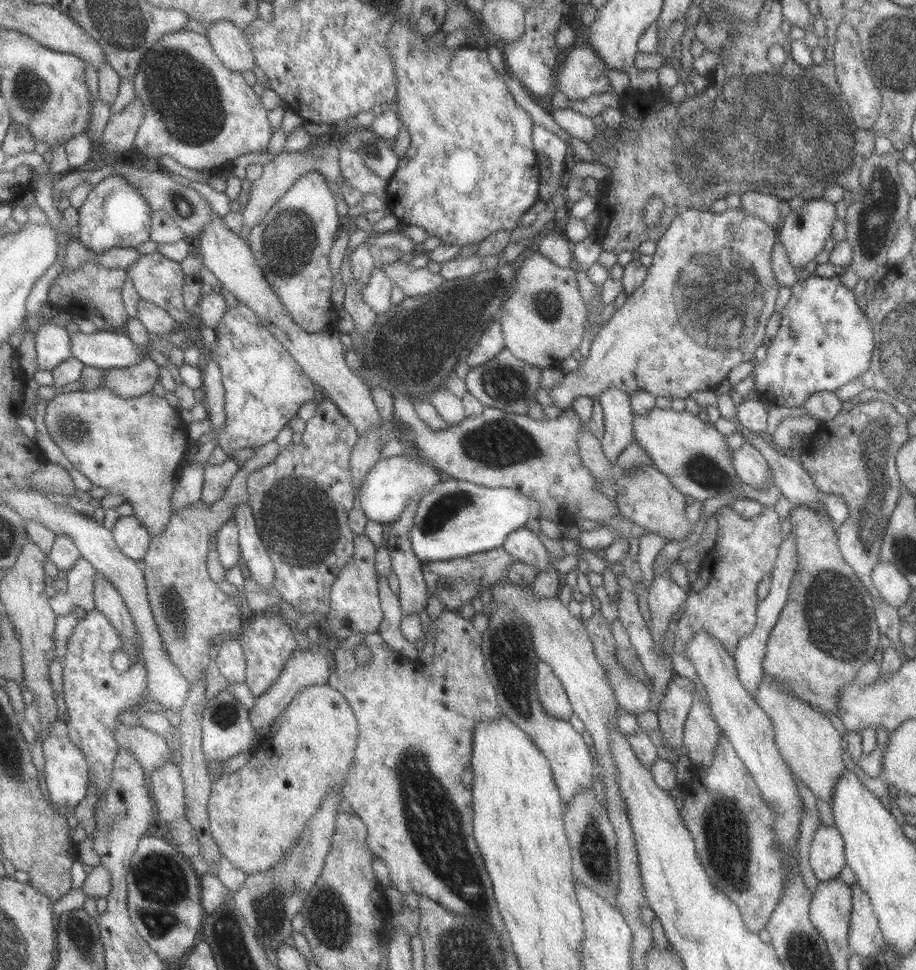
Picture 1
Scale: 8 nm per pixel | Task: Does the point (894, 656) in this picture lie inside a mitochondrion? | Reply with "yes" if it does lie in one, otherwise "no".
no

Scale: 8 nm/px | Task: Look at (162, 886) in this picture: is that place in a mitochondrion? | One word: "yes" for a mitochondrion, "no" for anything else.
yes

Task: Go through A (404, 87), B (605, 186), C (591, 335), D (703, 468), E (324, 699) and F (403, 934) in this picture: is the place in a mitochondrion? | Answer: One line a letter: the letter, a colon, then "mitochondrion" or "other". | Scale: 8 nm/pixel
A: other
B: other
C: other
D: mitochondrion
E: other
F: other

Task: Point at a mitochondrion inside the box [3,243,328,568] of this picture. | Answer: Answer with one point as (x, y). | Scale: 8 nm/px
(73, 424)

